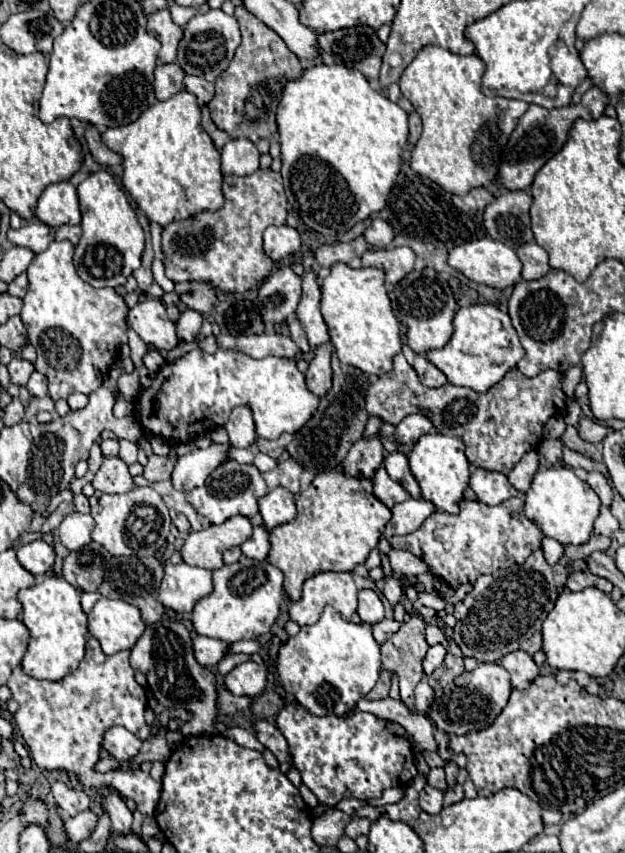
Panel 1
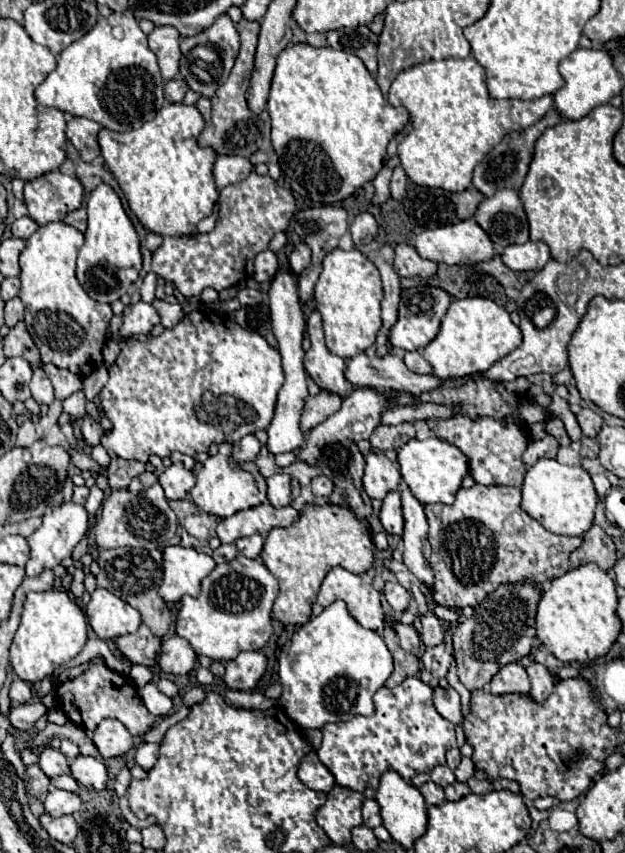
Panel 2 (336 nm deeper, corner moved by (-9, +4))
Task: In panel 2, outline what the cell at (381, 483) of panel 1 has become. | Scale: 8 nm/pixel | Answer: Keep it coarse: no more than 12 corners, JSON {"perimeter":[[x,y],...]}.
{"perimeter":[[369,453],[363,487],[371,499],[397,489],[401,473],[383,453]]}

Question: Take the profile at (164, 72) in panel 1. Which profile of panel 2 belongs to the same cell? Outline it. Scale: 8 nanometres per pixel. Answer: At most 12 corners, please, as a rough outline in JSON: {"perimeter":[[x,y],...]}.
{"perimeter":[[181,77],[165,83],[165,99],[181,103],[189,87]]}

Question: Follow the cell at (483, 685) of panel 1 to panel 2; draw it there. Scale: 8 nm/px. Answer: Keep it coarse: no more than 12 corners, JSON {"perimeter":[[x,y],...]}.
{"perimeter":[[519,663],[505,665],[489,683],[491,693],[527,695],[531,685]]}

